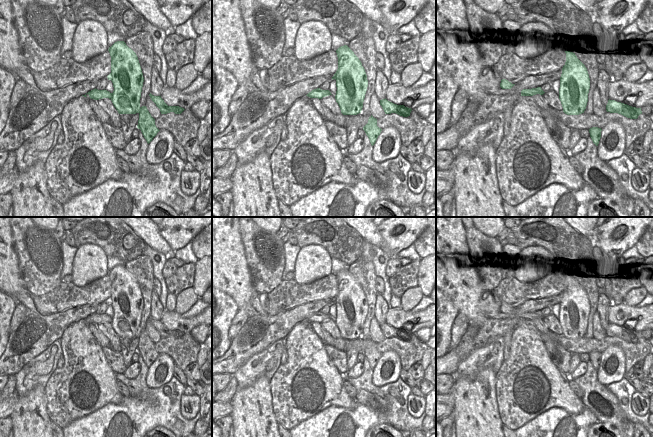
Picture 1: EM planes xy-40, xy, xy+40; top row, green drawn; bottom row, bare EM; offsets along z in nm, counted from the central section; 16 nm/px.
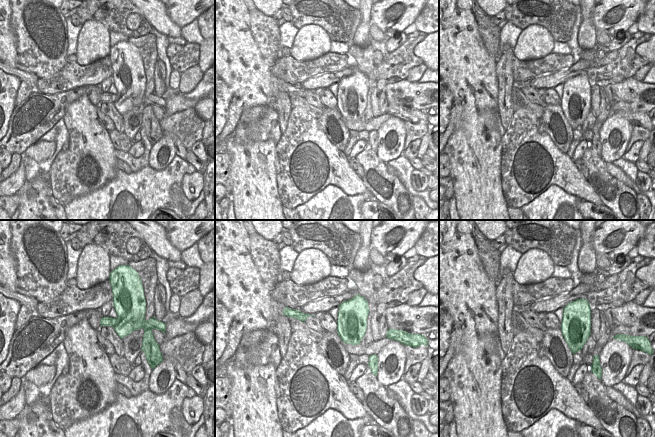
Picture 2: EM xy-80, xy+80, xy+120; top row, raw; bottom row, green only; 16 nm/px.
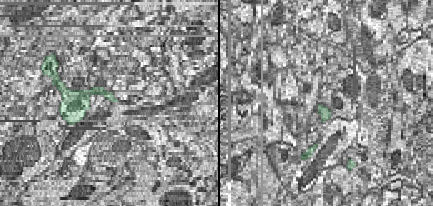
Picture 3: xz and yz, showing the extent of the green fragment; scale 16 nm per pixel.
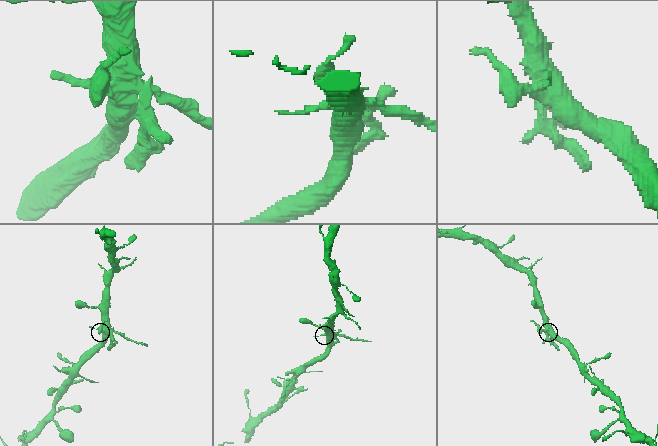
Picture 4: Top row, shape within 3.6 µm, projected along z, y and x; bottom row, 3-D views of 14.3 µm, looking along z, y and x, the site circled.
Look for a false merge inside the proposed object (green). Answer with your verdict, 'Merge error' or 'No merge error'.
Merge error

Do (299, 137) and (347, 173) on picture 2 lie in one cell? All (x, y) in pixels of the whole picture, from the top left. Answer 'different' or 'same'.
same

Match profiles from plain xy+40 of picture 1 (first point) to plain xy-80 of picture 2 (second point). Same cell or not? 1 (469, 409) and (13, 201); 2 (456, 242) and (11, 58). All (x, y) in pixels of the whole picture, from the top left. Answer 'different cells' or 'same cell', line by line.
1: different cells
2: same cell

